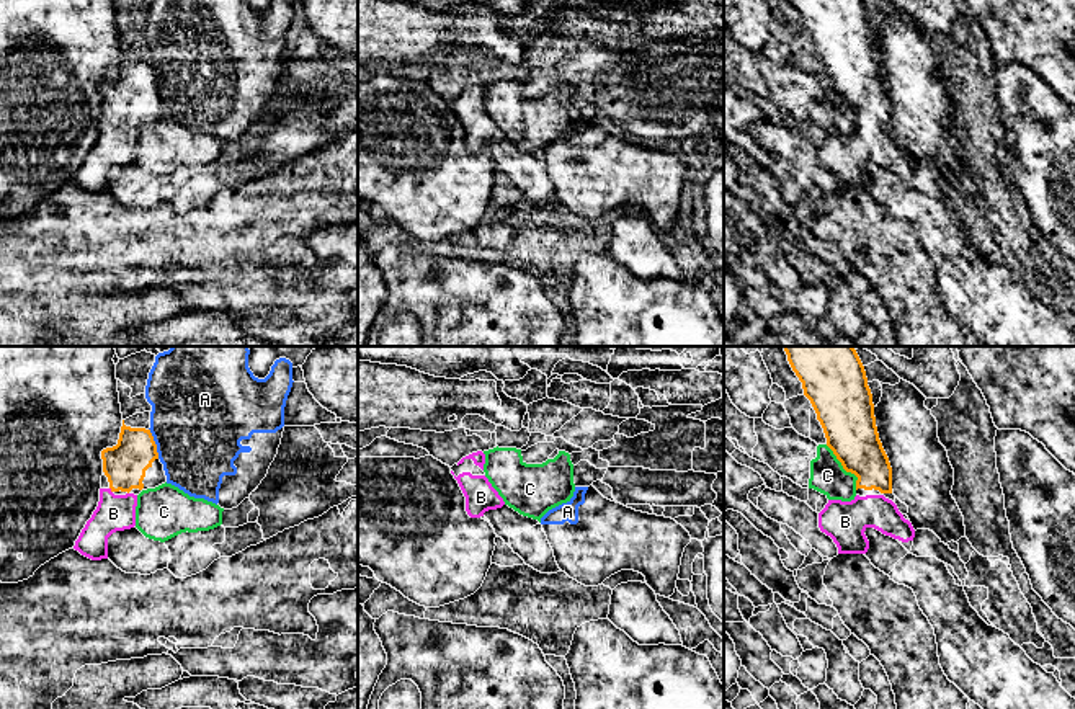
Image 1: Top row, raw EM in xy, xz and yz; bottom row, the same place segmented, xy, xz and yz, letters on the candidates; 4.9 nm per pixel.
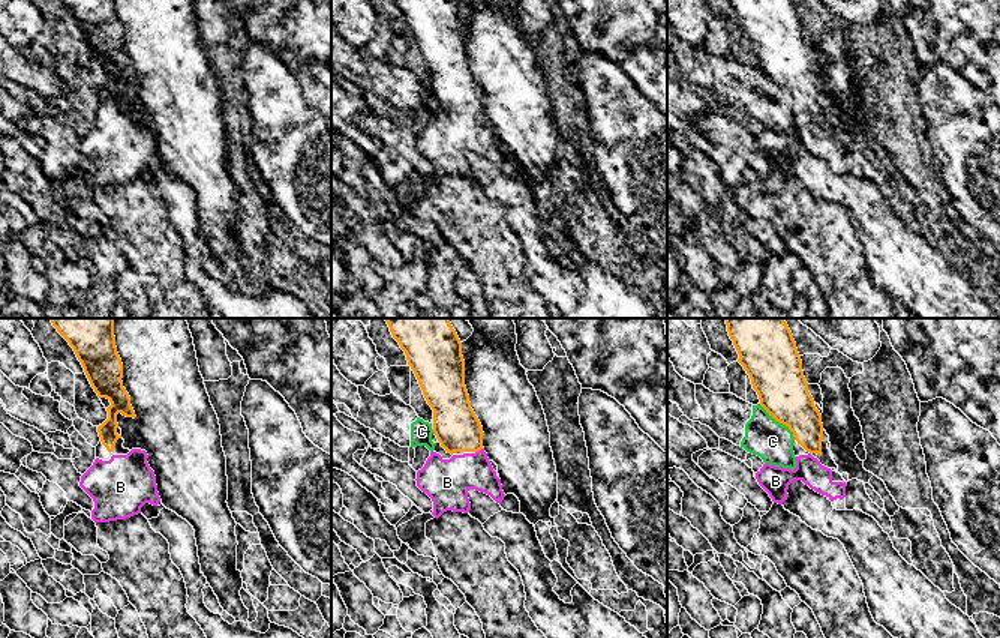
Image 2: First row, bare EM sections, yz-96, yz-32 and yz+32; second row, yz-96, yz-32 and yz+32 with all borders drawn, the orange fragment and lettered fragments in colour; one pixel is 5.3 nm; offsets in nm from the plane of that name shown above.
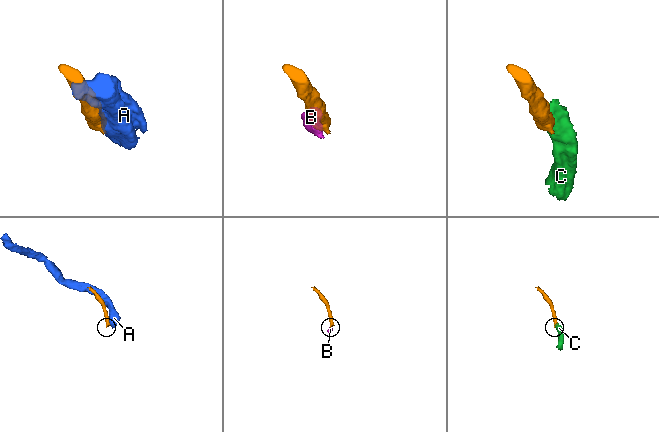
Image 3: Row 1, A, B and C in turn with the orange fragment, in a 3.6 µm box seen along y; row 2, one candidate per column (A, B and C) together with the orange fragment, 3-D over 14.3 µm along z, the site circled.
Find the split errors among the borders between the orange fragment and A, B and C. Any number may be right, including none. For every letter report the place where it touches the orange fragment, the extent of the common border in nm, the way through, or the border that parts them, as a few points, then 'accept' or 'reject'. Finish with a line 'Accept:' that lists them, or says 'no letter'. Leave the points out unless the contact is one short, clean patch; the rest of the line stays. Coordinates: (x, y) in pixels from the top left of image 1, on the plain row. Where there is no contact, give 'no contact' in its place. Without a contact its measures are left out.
A: meets orange in xy at (154, 77); contact 160 nm long; reject
B: meets orange in xy at (111, 124); contact 30 nm long; runs through xy (124, 98), (124, 107), (111, 124), (113, 147); accept
C: meets orange in yz at (845, 103); contact 280 nm long; border along yz (825, 79), (840, 98), (856, 111), (856, 123); reject
Accept: B

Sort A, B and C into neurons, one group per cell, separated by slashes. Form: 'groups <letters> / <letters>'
groups A / B / C

